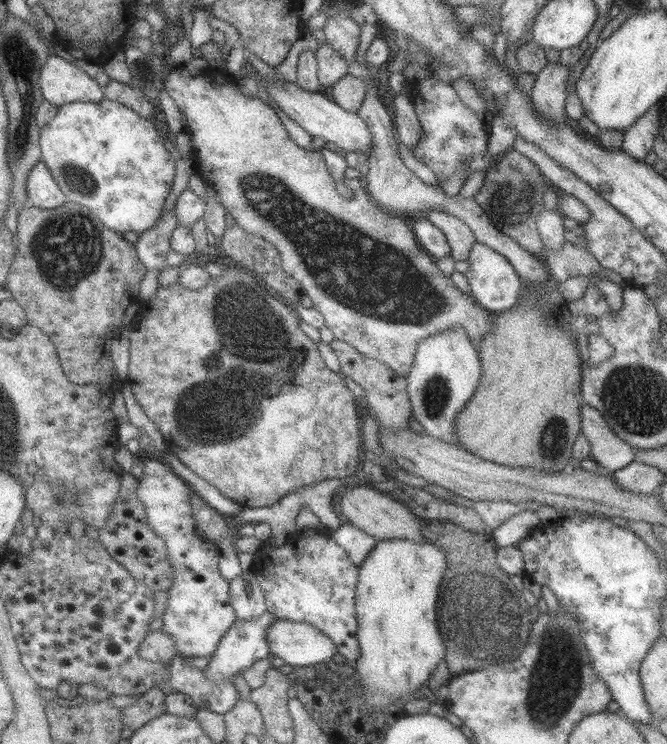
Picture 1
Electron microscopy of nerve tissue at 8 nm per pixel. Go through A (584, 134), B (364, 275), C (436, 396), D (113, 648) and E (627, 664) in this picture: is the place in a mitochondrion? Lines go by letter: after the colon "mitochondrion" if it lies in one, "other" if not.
A: other
B: mitochondrion
C: mitochondrion
D: other
E: other

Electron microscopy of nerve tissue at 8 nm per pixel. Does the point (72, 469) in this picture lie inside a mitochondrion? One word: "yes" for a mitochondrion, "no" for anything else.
no

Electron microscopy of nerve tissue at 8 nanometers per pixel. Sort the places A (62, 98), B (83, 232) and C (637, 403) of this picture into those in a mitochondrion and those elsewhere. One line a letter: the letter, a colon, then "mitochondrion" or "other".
A: other
B: mitochondrion
C: mitochondrion

